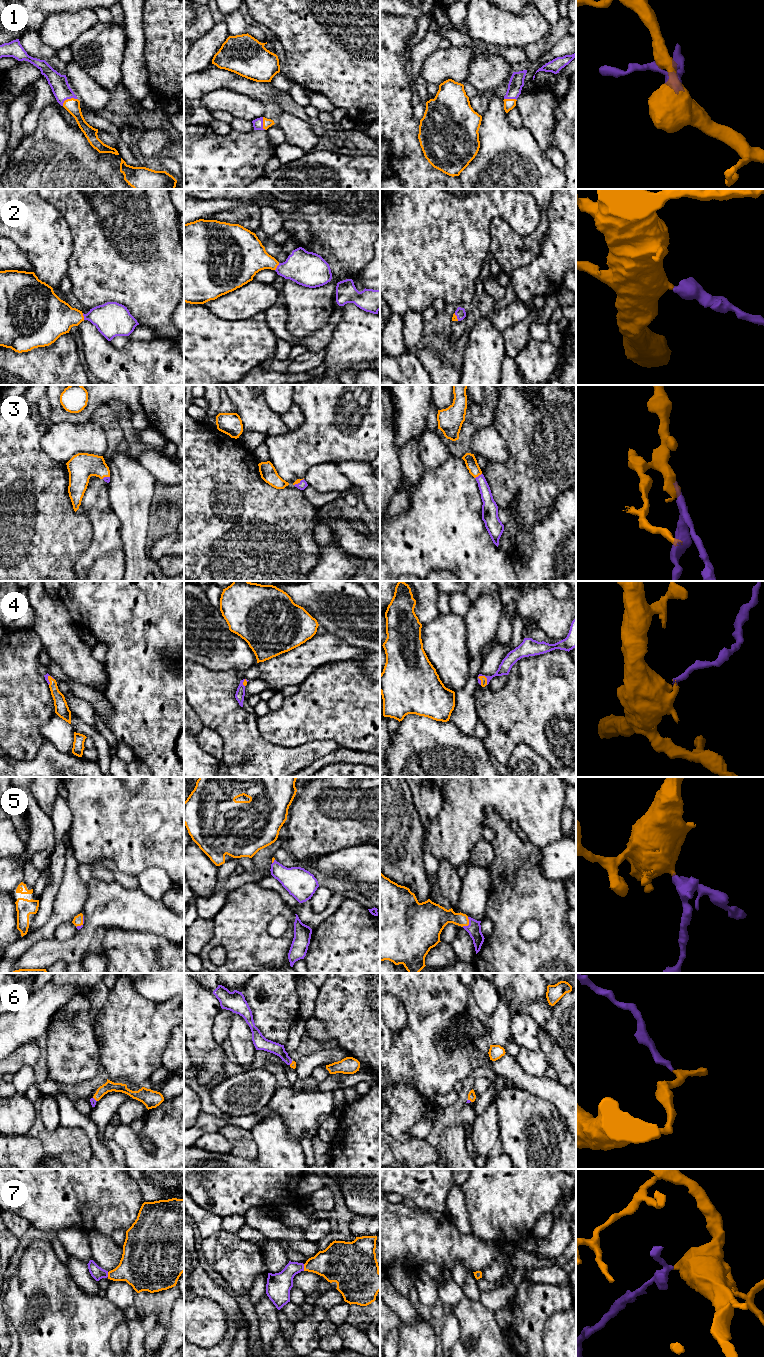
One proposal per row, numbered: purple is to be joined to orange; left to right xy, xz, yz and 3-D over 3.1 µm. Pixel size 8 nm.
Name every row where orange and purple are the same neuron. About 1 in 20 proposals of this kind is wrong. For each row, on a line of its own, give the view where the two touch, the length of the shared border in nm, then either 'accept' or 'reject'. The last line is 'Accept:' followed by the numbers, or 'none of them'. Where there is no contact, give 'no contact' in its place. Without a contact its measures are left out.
1: xy | 140 nm | accept
2: xz | 70 nm | accept
3: yz | 70 nm | accept
4: yz | 100 nm | accept
5: yz | 90 nm | accept
6: xy | 50 nm | accept
7: xz | 60 nm | accept
Accept: 1, 2, 3, 4, 5, 6, 7

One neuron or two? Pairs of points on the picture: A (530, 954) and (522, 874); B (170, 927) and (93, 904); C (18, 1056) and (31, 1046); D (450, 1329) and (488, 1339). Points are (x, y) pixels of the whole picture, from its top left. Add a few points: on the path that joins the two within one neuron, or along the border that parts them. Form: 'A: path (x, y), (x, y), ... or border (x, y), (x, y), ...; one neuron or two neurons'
A: path (514, 934), (514, 898), (517, 894); one neuron
B: path (151, 916), (112, 905); one neuron
C: path (21, 1056), (28, 1049); one neuron
D: border (451, 1311), (459, 1327), (459, 1338), (451, 1346); two neurons

